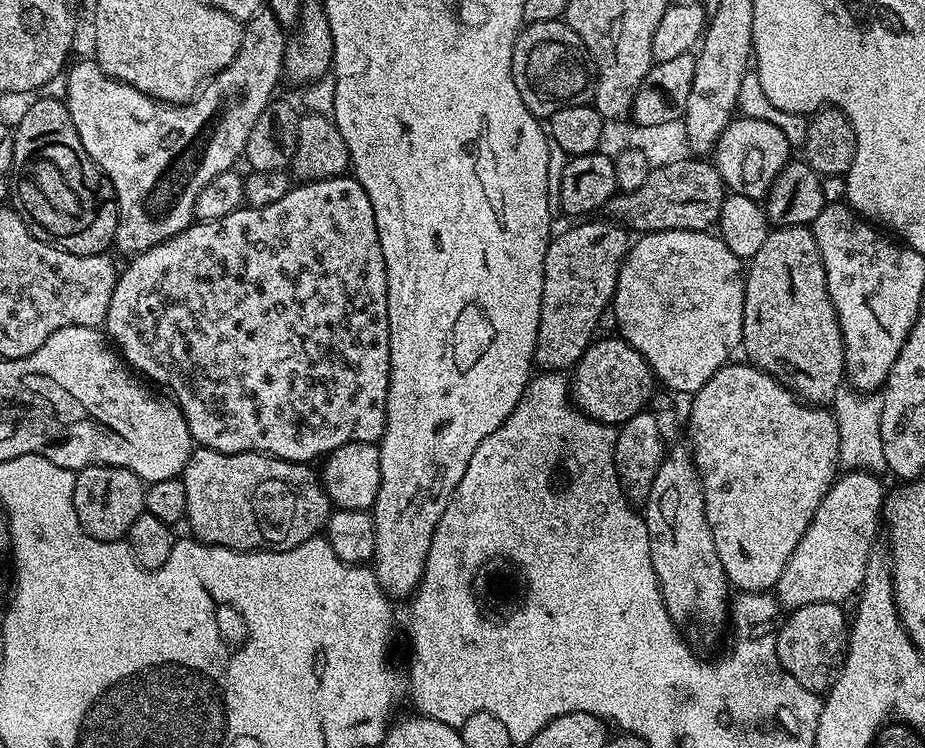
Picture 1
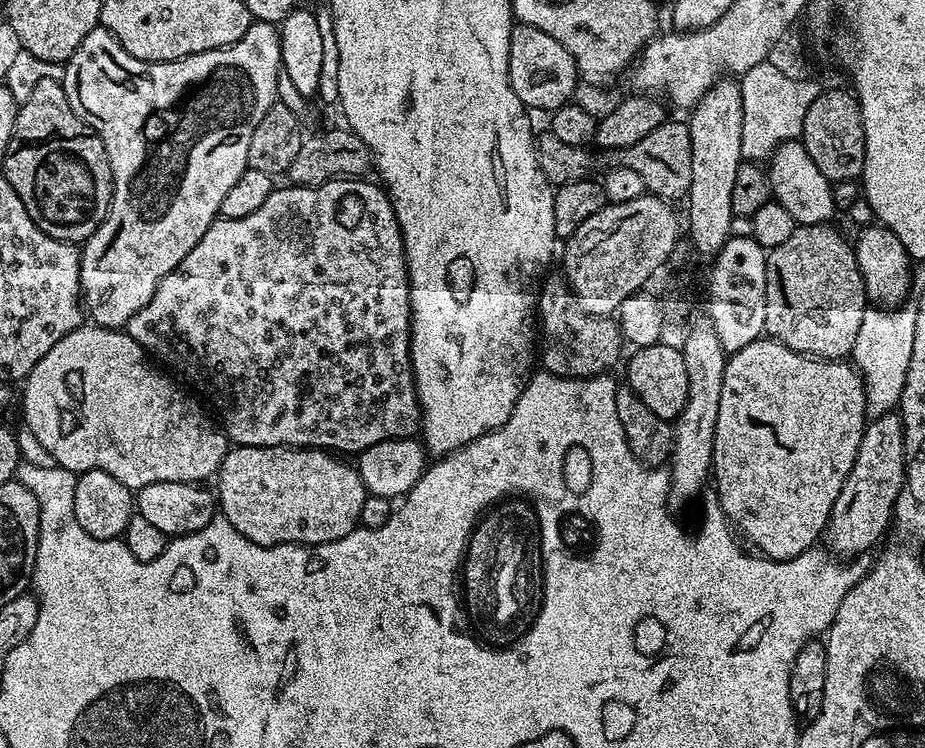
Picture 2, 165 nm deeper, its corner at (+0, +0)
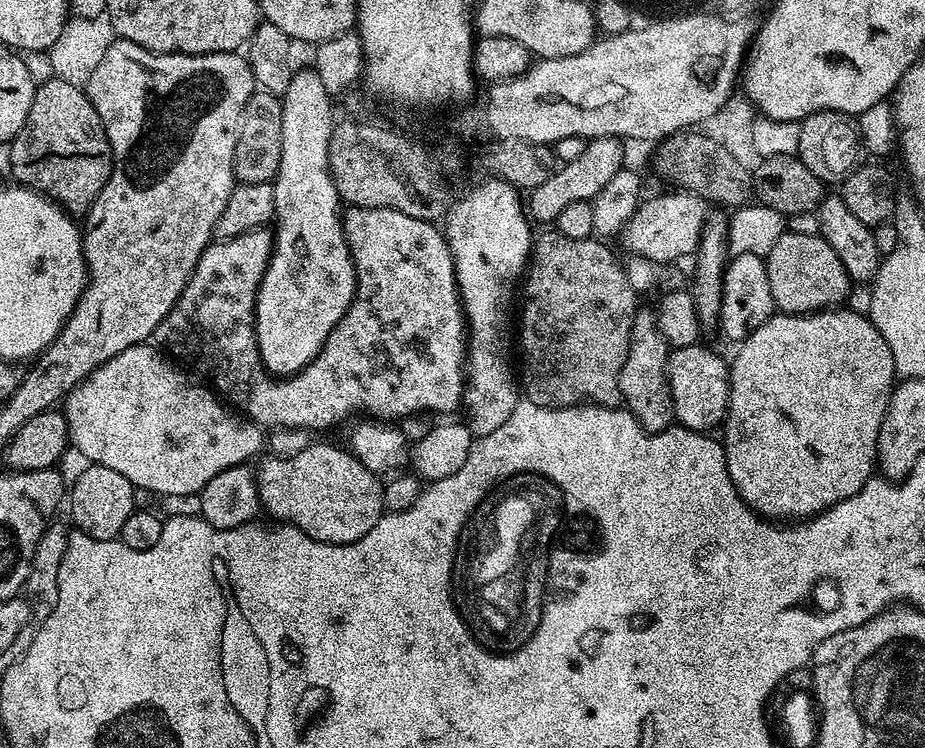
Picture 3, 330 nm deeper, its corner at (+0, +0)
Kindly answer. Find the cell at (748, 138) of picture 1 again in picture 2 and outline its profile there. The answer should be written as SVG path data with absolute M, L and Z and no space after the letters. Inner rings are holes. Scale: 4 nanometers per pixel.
M799 139L778 145L767 161L766 171L768 173L768 185L772 187L771 199L776 200L782 206L786 206L786 210L790 210L790 218L794 218L797 225L827 224L833 219L832 215L837 215L838 209L832 193L833 181L828 180L826 174L822 174L822 170L818 170L818 166L814 166L814 158L810 158L810 154L806 154L804 145Z

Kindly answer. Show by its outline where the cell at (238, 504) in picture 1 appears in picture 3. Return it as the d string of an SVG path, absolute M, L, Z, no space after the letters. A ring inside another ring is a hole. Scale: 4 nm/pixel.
M312 444L298 449L293 456L266 456L254 472L261 509L281 525L302 530L311 540L349 544L370 534L385 515L381 477L362 466L347 447Z

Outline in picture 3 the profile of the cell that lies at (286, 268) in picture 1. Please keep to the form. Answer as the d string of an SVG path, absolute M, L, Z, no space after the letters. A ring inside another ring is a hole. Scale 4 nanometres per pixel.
M349 207L343 213L342 219L344 221L346 242L348 243L348 249L352 255L352 262L356 271L356 293L346 310L346 314L342 314L342 318L334 326L334 330L330 330L330 336L326 338L320 353L301 372L296 372L292 376L285 376L283 378L271 375L264 368L264 363L258 350L255 314L256 291L266 274L266 266L272 257L273 233L267 227L255 228L246 234L235 236L229 240L216 240L209 243L204 253L198 258L198 262L194 266L194 270L178 298L178 302L174 302L170 314L166 314L166 318L162 318L162 322L158 322L158 326L152 331L151 343L167 353L173 361L183 365L185 369L193 368L193 370L188 370L195 373L197 377L205 376L205 378L200 378L207 381L233 409L239 410L247 419L254 421L255 424L259 424L265 430L271 430L271 428L332 428L335 424L342 423L348 415L357 415L356 417L359 417L361 414L367 414L369 417L381 422L400 422L396 420L402 419L403 416L416 416L419 412L452 412L455 408L457 411L461 407L466 387L468 332L466 331L466 317L460 298L460 287L456 285L456 267L452 261L452 252L448 248L448 242L443 231L433 221L410 218L410 214L402 214L398 210L390 210L389 208Z

